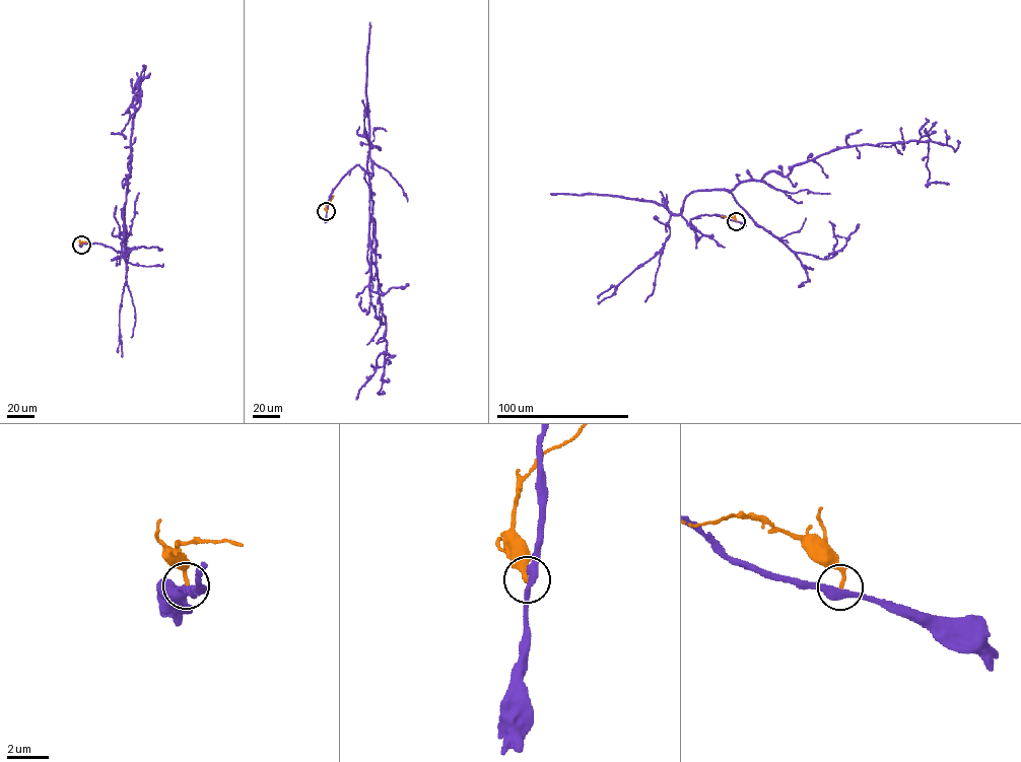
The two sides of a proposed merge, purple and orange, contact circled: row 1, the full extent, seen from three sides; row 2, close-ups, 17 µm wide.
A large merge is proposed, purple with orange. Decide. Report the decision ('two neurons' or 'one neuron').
two neurons

